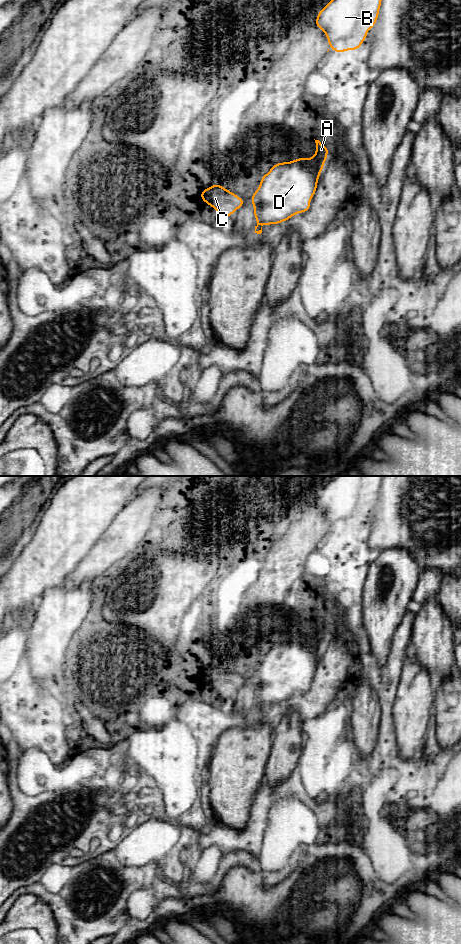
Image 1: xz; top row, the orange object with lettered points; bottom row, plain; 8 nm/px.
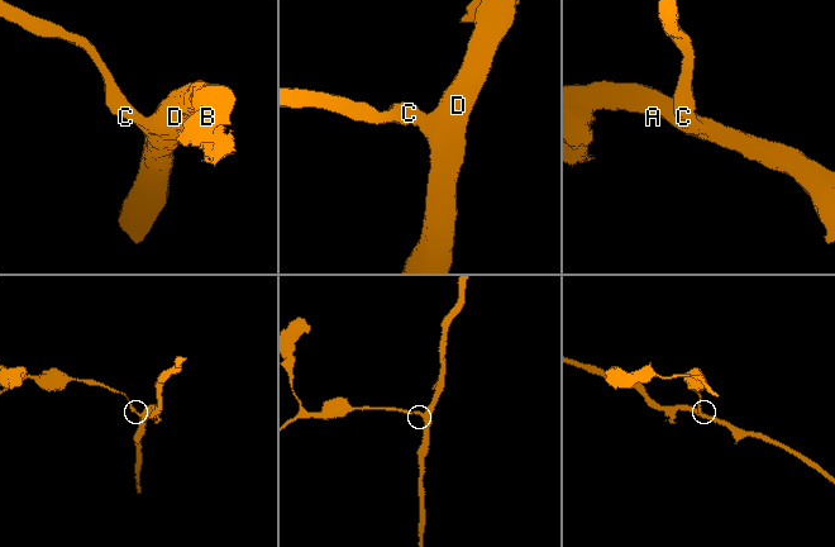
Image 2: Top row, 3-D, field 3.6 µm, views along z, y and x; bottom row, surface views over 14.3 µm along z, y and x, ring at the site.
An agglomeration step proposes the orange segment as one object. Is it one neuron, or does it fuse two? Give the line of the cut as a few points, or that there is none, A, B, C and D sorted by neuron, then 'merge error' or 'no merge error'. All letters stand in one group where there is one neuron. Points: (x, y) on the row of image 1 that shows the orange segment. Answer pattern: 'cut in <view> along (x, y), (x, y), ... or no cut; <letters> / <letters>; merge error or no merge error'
no cut; A B C D; no merge error

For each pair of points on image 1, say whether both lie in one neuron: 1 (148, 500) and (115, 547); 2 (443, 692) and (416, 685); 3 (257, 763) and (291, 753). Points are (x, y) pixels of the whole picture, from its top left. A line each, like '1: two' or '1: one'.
1: one
2: two
3: two

